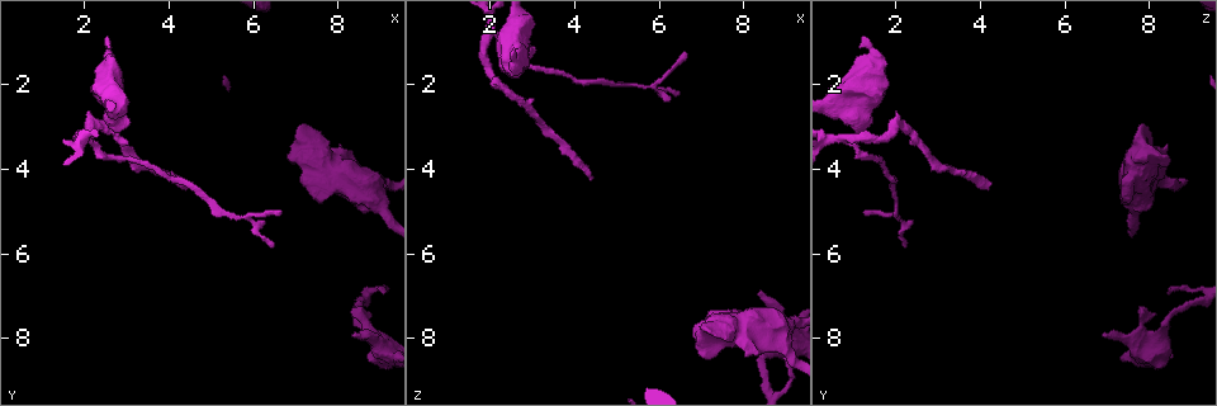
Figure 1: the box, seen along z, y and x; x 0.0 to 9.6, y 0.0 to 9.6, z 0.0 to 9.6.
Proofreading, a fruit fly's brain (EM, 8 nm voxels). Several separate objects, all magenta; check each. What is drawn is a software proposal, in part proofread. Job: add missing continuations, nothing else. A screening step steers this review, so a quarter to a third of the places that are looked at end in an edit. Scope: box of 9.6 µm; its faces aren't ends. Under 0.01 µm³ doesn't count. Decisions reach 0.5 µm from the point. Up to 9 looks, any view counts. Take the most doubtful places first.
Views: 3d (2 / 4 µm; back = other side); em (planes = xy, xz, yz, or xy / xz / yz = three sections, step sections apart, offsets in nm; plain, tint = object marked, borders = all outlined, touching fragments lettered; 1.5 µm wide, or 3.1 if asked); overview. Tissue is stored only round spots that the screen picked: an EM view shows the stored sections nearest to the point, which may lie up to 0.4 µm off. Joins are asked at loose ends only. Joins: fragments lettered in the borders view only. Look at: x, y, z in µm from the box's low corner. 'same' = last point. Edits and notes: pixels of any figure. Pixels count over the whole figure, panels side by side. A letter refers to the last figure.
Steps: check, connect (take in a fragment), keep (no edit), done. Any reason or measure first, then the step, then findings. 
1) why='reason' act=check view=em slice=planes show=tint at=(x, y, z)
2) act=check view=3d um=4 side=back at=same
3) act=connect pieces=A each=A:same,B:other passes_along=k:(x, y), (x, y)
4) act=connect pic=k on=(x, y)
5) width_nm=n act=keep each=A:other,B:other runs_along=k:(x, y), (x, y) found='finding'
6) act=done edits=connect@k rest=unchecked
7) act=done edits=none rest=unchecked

why='an open end' act=check view=em slice=yz step=4 show=tint at=(8.40, 7.90, 6.85)

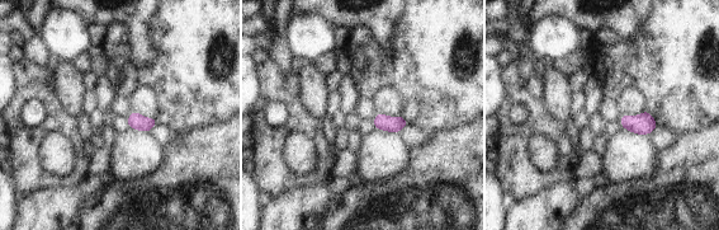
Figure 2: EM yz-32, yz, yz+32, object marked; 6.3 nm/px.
why='another direction' act=check view=em slice=planes show=borders at=same

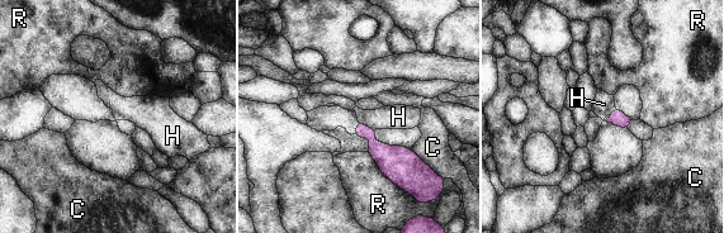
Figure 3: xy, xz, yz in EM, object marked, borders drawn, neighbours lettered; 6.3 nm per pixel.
act=keep each=C:other,H:other,R:other border=3:(358, 120), (375, 129) found='none of them fits'

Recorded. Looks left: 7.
why='free end' act=check view=em slice=planes show=borders at=(2.45, 0.90, 1.25)

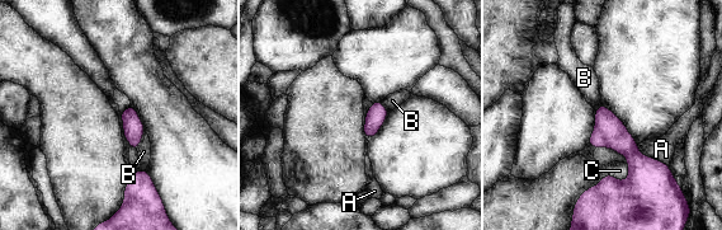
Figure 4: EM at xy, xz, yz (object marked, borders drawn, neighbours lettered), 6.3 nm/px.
act=keep each=A:other,B:other,C:other border=4:(144, 131), (140, 145), (136, 149) found='none of them fits'

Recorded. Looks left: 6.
why='free end' act=check view=em slice=xy step=4 show=plain at=(3.05, 2.95, 1.15)

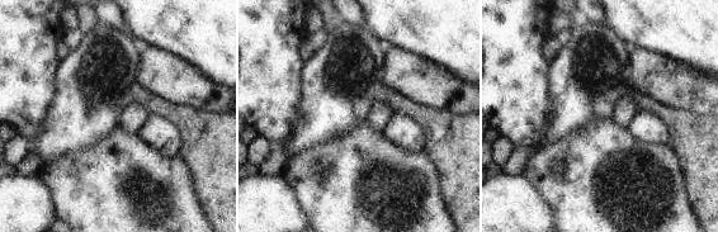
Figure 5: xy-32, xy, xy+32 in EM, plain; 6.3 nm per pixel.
act=check view=em slice=xy step=4 show=borders at=same

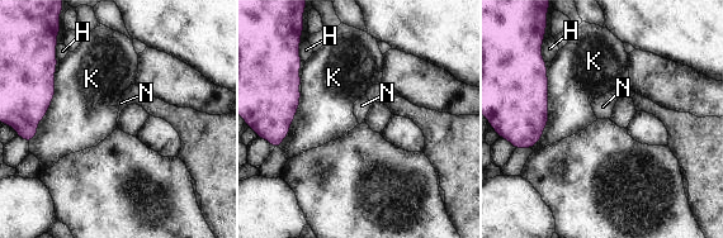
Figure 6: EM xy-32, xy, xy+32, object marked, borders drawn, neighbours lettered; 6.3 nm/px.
longest_contact=K:500nm act=keep each=H:other,K:other,N:other border=6:(547, 71), (547, 125), (532, 148) found='no lettered fragment goes on from it'

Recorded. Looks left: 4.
act=check view=em slice=yz step=4 show=borders at=(9.05, 6.95, 8.45)

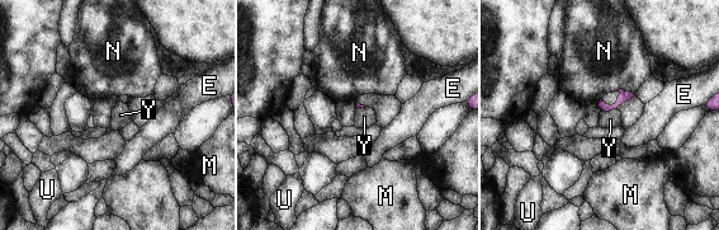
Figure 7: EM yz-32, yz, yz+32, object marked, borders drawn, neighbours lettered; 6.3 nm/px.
why='cut it another way' act=check view=em slice=xy step=8 show=borders at=same

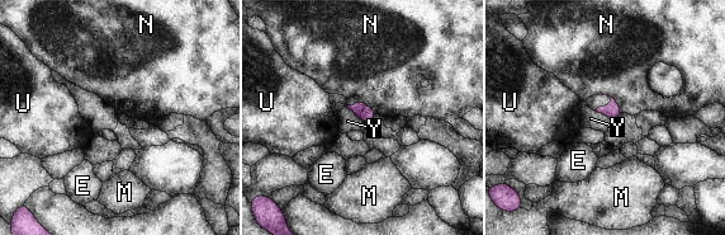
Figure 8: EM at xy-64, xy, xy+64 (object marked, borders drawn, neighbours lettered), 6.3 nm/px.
width_nm=100 act=keep each=E:other,M:other,N:other,U:other,Y:other border=8:(595, 111), (606, 114), (612, 121) found='none of them fits'

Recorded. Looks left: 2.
act=done edits=none rest=unchecked

